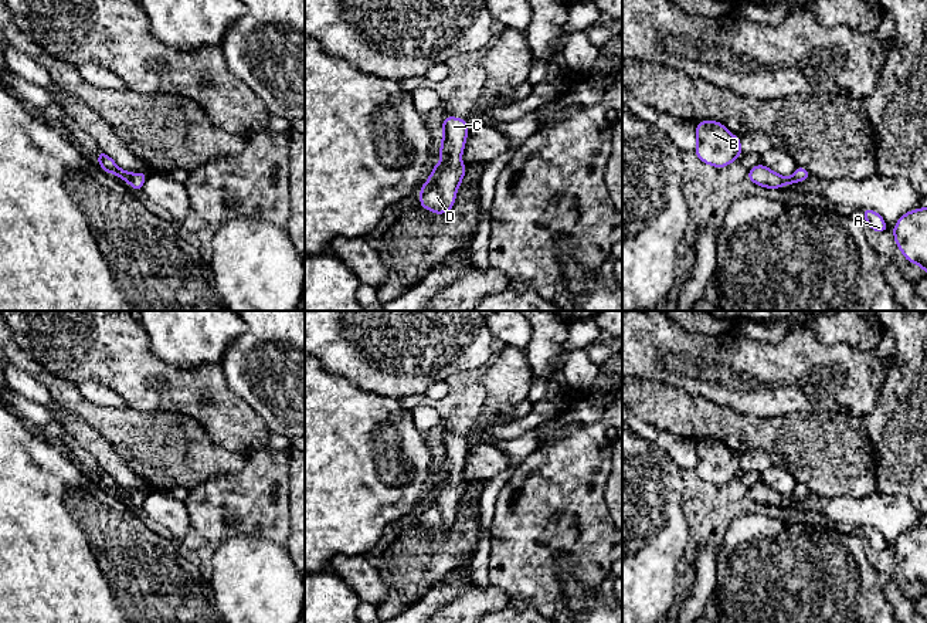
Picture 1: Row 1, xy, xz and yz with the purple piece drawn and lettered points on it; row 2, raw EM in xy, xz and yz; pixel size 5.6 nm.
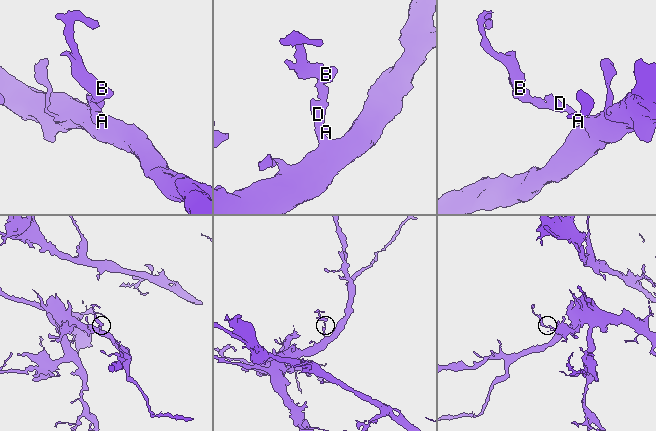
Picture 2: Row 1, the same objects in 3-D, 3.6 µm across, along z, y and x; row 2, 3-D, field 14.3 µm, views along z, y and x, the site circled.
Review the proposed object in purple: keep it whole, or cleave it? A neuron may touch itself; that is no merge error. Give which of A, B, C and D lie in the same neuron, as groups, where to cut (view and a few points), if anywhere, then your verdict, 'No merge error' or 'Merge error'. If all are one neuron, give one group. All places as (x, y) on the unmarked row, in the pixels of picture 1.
Groups: A B C D. No split. No merge error

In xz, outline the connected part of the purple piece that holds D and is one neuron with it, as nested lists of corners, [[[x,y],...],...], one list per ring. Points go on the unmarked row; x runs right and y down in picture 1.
[[[455,434],[442,437],[442,461],[439,463],[442,477],[420,507],[420,524],[434,532],[445,532],[455,522],[456,508],[466,491],[461,474],[468,451],[466,437]]]

